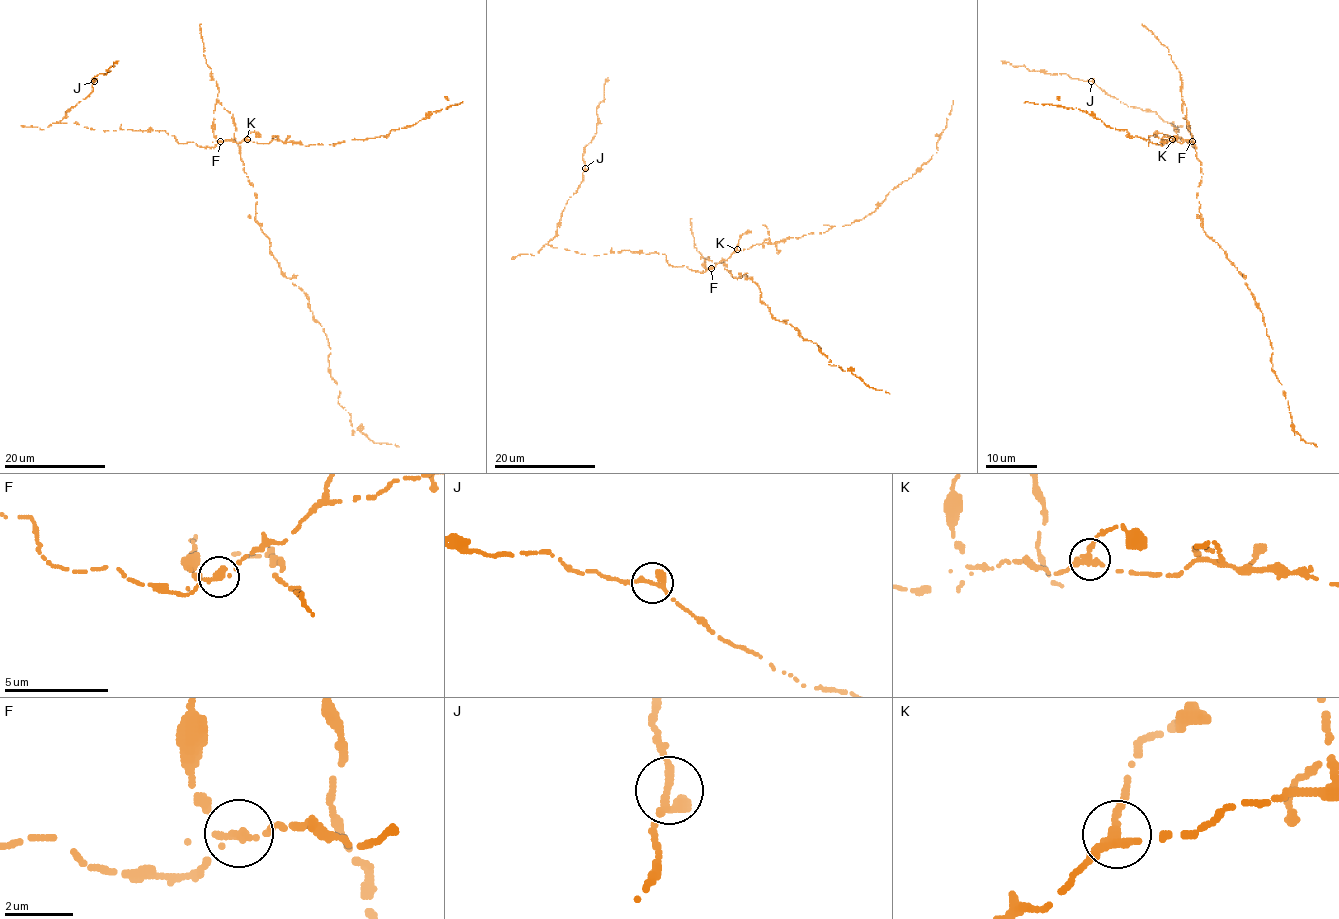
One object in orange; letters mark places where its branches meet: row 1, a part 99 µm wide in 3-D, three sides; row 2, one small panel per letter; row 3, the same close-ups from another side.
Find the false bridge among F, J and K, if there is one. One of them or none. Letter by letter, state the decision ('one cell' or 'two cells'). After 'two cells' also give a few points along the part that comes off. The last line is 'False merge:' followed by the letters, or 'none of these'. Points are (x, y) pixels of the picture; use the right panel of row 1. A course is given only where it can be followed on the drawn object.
F: two cells; course (1191, 141), (1184, 103), (1203, 174), (1203, 229), (1243, 276), (1294, 430), (1317, 446)
J: one cell
K: one cell
False merge: F

